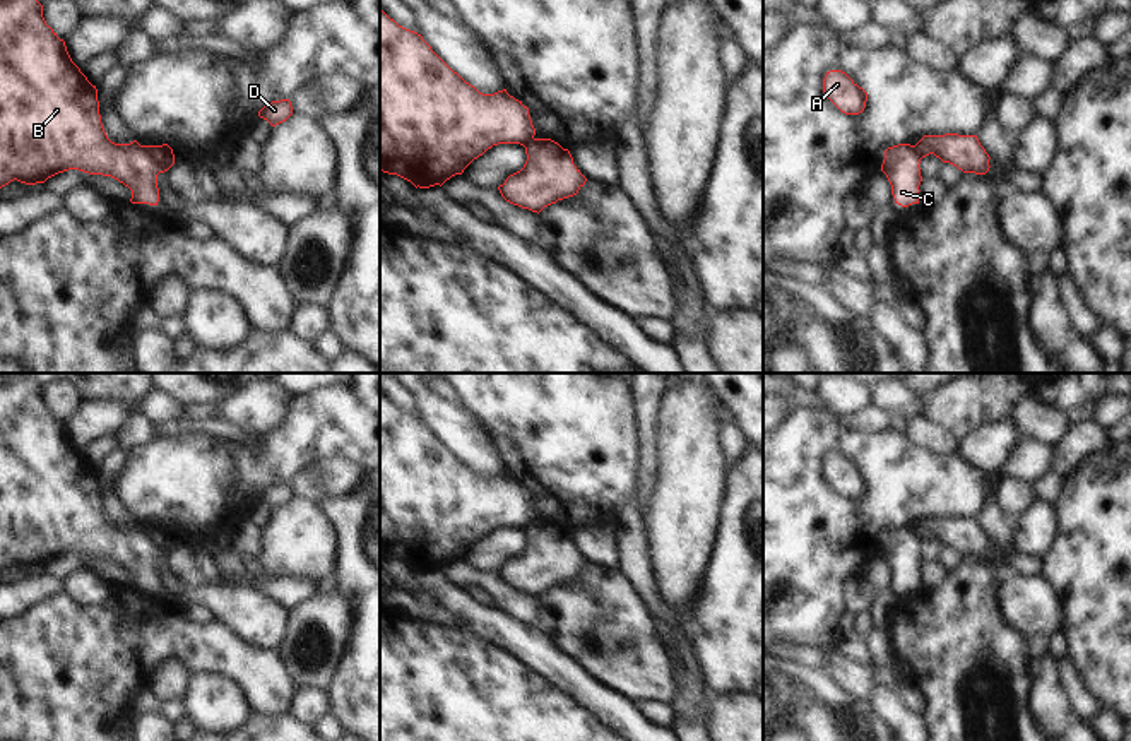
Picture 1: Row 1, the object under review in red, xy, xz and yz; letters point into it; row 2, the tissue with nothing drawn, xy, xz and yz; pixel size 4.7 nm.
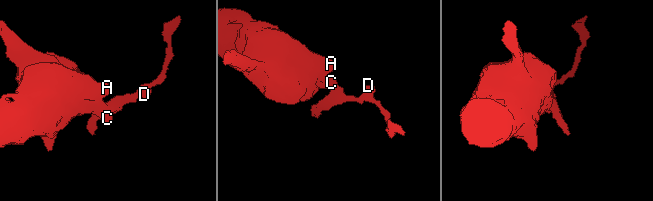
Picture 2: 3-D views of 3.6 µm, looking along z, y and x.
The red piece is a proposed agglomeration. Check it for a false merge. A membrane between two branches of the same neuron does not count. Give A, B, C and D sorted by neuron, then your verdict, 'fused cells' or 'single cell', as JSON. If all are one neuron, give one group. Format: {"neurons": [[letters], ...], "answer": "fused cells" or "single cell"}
{"neurons": [["A", "B", "C"], ["D"]], "answer": "fused cells"}

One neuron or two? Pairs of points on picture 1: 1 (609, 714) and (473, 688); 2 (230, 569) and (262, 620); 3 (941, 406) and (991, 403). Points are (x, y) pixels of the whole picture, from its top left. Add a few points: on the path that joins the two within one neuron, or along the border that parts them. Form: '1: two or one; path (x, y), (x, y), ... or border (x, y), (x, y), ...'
1: two; border (555, 687), (570, 695), (599, 723)
2: two; border (240, 584), (221, 586)
3: one; path (953, 406), (979, 403)

